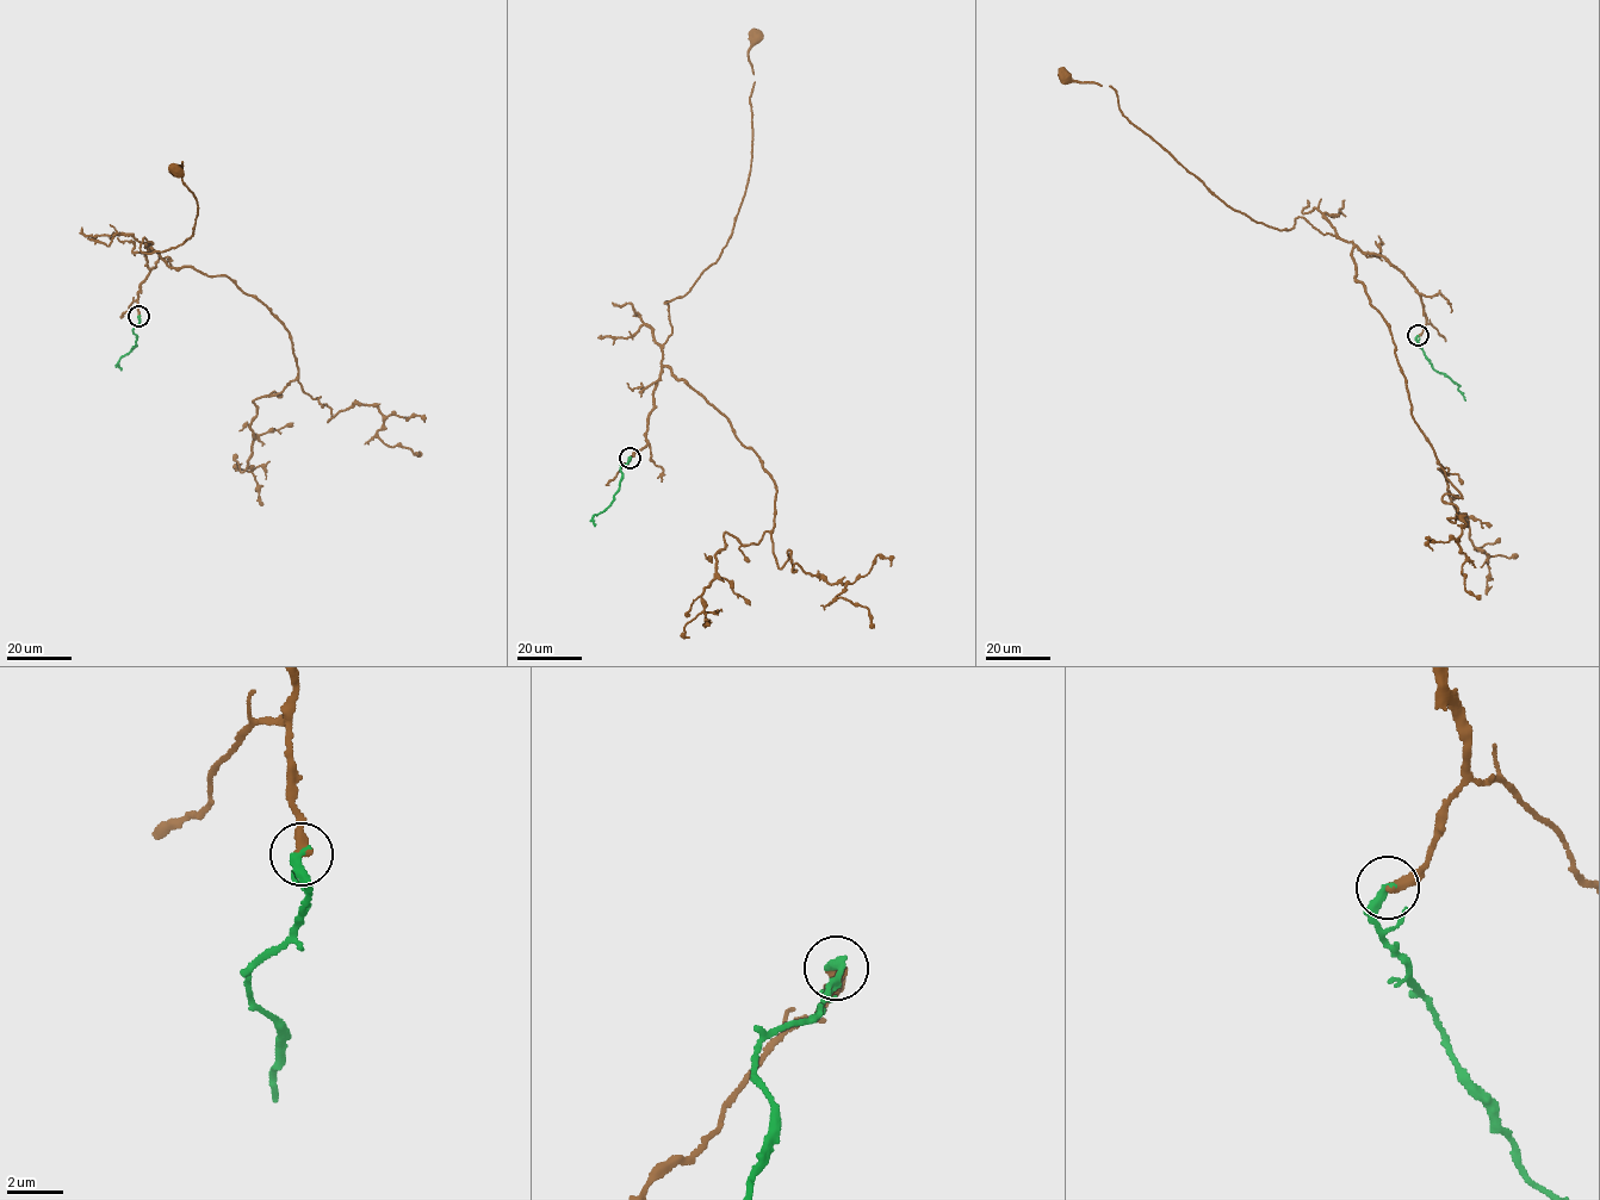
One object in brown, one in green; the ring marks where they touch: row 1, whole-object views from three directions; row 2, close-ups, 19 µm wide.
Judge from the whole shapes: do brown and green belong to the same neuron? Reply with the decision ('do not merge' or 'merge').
merge

